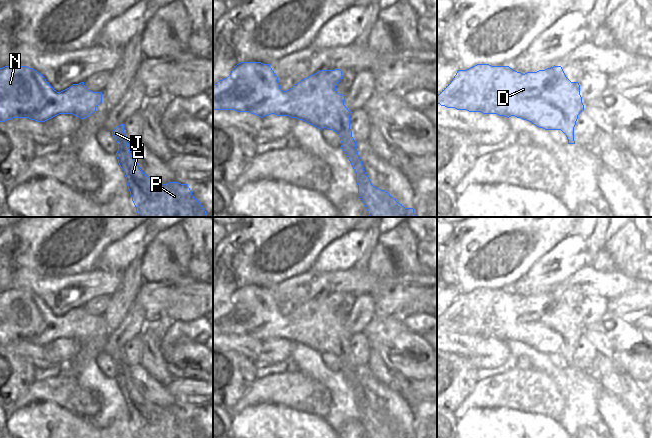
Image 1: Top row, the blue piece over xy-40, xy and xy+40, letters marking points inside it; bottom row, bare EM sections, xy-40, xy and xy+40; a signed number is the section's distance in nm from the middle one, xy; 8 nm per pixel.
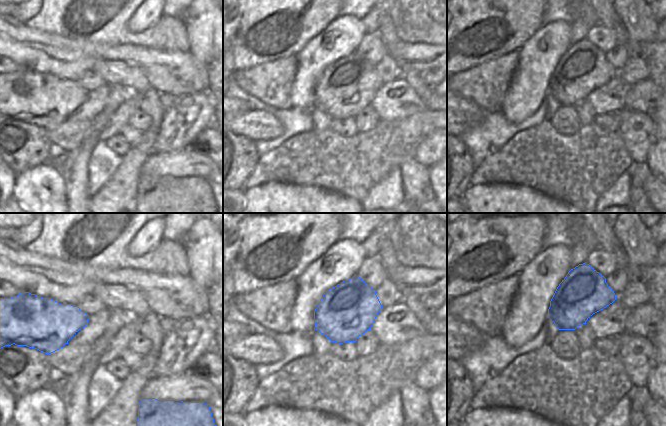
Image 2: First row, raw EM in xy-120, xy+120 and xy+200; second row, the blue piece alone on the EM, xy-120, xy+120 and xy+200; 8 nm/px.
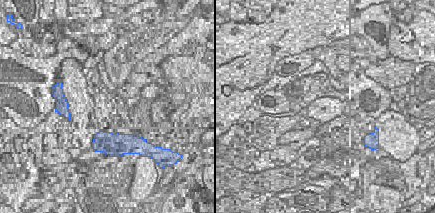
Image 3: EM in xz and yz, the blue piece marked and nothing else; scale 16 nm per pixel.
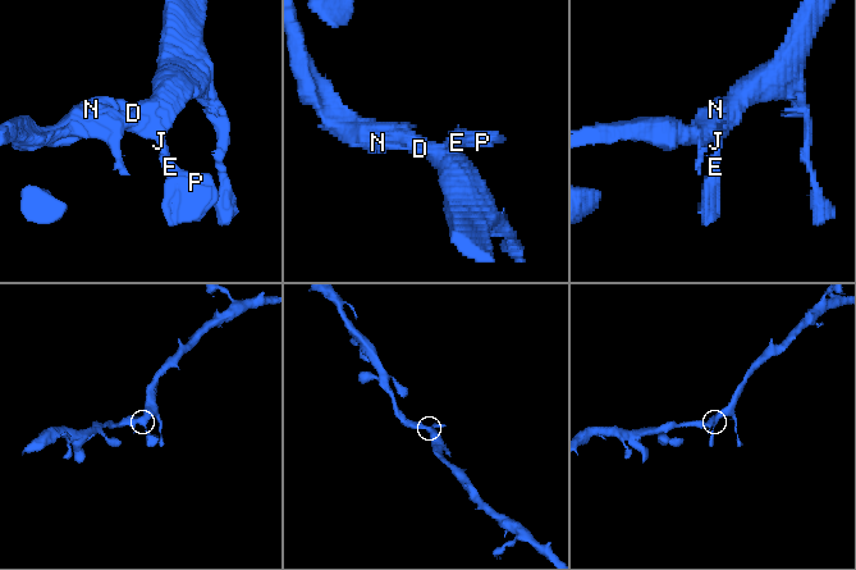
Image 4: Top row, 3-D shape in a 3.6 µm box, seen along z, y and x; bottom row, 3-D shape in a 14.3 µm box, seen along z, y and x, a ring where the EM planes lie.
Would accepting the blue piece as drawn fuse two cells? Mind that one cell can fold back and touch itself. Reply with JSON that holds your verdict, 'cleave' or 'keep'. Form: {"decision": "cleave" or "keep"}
{"decision": "keep"}

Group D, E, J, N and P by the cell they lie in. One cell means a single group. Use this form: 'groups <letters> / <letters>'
groups D E J N P

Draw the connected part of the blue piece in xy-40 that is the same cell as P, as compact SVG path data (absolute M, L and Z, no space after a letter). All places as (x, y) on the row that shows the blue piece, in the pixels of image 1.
M124 124L114 128L112 135L118 143L116 157L124 171L138 217L207 217L188 184L163 184L149 178L140 169L130 153Z

